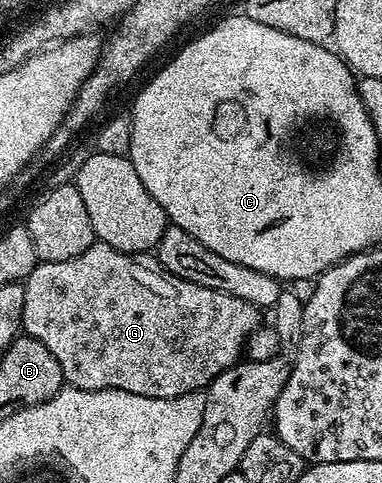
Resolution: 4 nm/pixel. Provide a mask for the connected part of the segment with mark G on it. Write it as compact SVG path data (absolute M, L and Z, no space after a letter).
M95 240L94 245L88 247L88 251L84 251L84 255L76 255L76 259L44 261L35 265L24 284L26 290L24 291L22 328L25 336L35 337L40 343L44 343L44 347L48 347L48 351L52 351L52 355L56 355L56 363L60 363L63 382L75 389L87 389L88 391L115 389L116 391L128 391L132 395L159 397L160 399L205 390L206 386L212 383L212 379L216 379L216 375L228 371L228 367L235 365L243 356L246 341L260 327L260 321L258 321L260 311L252 303L246 303L244 299L236 299L236 295L224 295L220 291L212 291L208 287L188 283L188 279L180 279L172 275L153 256L121 253L99 240Z

